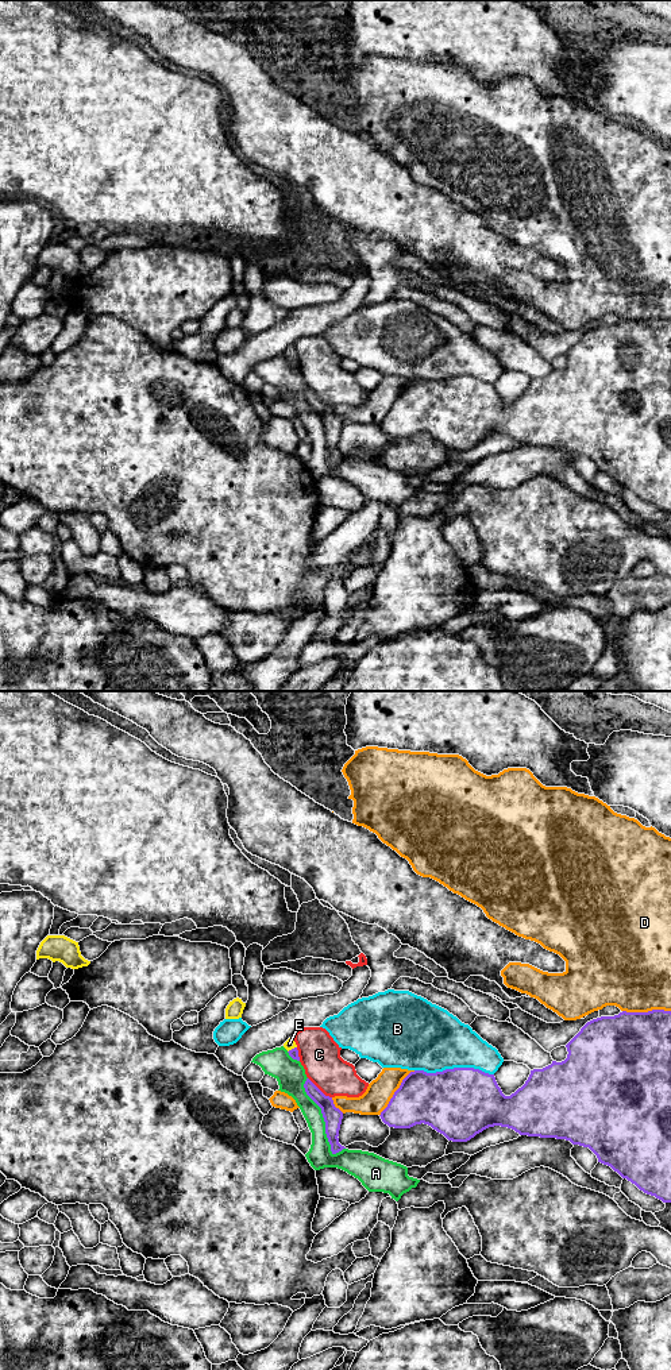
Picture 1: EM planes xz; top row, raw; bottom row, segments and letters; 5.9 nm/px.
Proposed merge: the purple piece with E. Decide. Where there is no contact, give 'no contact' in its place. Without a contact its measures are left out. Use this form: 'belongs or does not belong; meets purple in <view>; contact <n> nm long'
belongs; meets purple in xz; contact 70 nm long

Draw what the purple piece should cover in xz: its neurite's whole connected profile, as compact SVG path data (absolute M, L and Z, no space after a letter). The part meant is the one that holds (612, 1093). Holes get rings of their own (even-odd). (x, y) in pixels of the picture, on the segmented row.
M622 1011L593 1019L566 1047L564 1061L531 1070L525 1084L510 1096L502 1093L494 1074L474 1068L410 1072L379 1116L394 1128L428 1124L452 1142L467 1142L494 1126L512 1128L520 1135L566 1139L589 1147L598 1162L610 1166L644 1193L671 1203L671 1011Z

